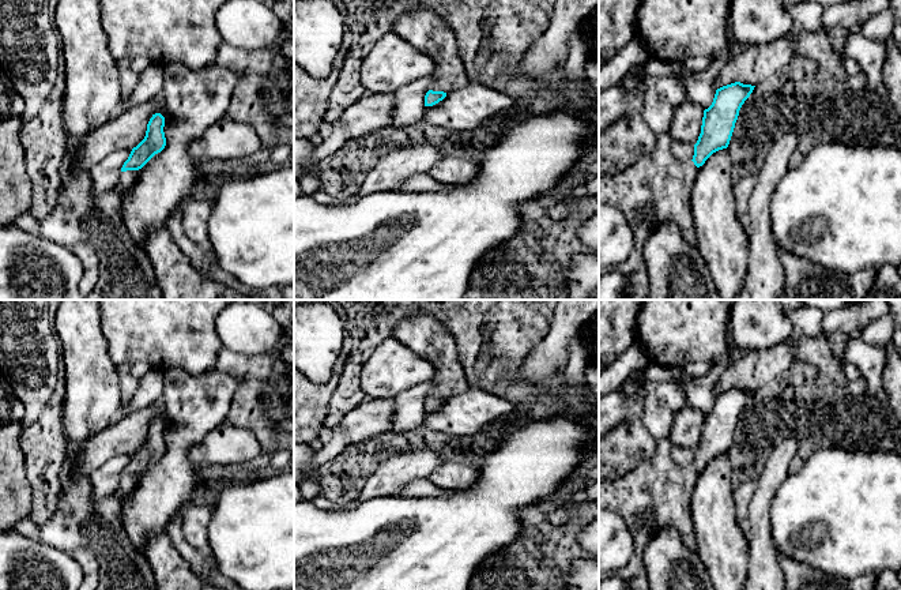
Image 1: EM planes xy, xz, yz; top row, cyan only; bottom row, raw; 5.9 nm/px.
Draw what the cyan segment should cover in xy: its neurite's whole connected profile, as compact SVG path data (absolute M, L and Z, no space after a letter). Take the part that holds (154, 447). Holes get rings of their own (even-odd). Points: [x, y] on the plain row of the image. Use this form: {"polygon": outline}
{"polygon": "M161 418L152 420L147 429L144 444L132 454L120 478L120 495L129 495L140 481L142 473L166 451L163 437L165 422Z"}

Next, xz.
{"polygon": "M425 313L411 315L397 323L393 337L436 369L425 412L438 409L449 397L470 388L455 337L436 317Z"}

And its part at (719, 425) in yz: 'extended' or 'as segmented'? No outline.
extended

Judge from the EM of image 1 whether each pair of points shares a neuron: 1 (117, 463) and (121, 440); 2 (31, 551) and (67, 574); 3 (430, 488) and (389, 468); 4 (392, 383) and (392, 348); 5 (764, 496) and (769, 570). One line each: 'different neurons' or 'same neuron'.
1: different neurons
2: same neuron
3: different neurons
4: same neuron
5: same neuron

